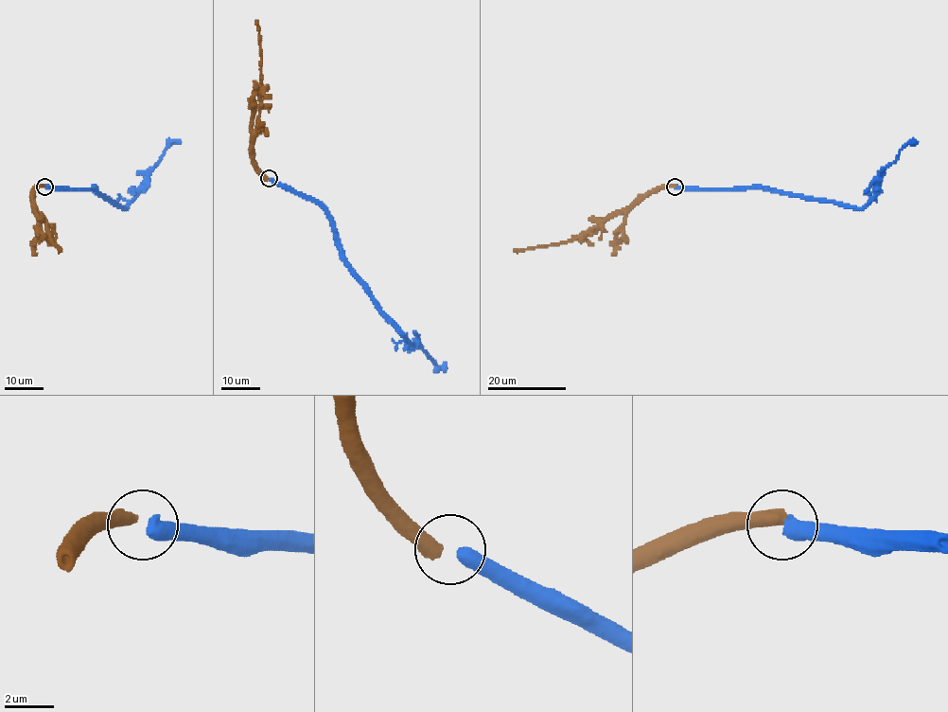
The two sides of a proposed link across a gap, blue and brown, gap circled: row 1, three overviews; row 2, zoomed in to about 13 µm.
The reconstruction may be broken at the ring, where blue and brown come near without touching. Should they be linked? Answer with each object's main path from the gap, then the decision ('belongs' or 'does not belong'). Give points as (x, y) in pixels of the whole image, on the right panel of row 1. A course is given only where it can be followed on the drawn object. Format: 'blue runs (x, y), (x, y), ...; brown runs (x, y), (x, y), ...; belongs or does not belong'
blue runs (675, 186), (770, 187), (862, 207), (876, 195), (880, 172), (896, 160), (899, 151), (908, 143); brown runs (674, 186), (662, 186), (643, 195), (622, 211), (601, 221), (575, 238), (518, 249), (517, 253); belongs

